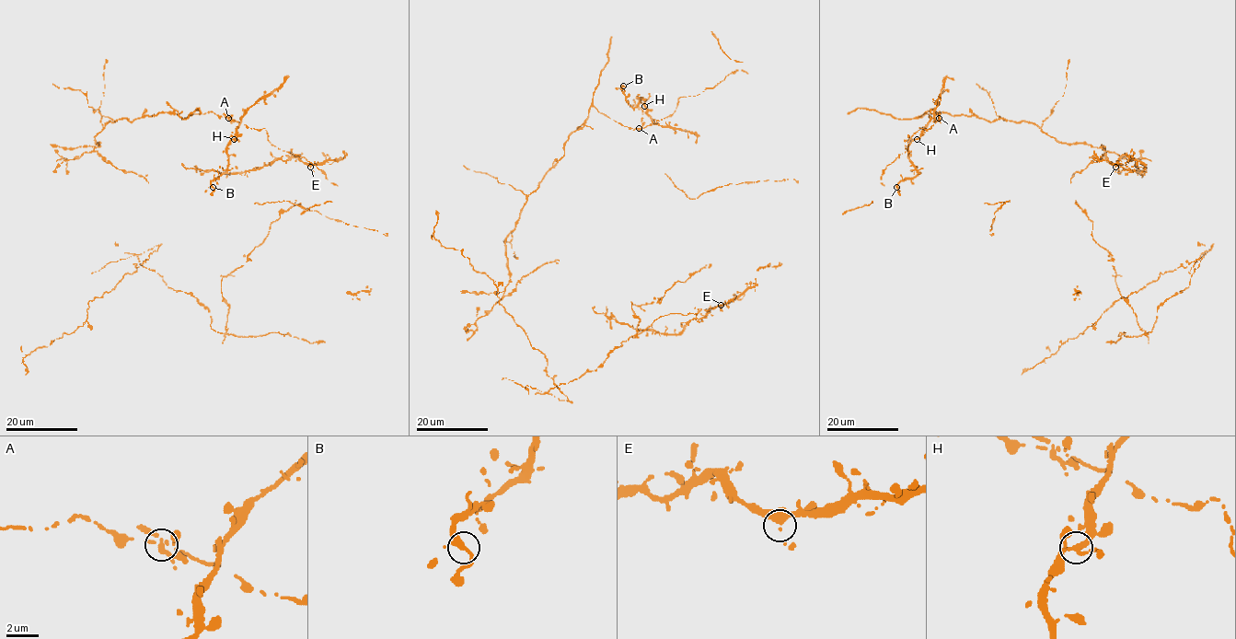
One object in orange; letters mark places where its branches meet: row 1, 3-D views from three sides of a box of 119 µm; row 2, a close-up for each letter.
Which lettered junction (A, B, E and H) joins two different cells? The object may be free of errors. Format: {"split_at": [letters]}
{"split_at": ["A"]}

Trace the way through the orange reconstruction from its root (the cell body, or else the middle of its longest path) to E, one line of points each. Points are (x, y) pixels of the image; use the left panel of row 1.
E: (243, 172), (261, 168), (279, 158), (288, 160), (294, 155), (310, 167)

